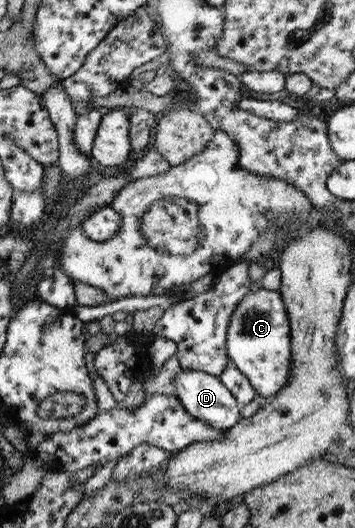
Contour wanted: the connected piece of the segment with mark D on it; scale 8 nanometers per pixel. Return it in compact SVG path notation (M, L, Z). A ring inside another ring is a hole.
M181 369L173 380L173 385L175 397L181 402L186 412L191 414L191 417L223 430L230 428L239 421L240 405L219 381L219 378L202 371Z

